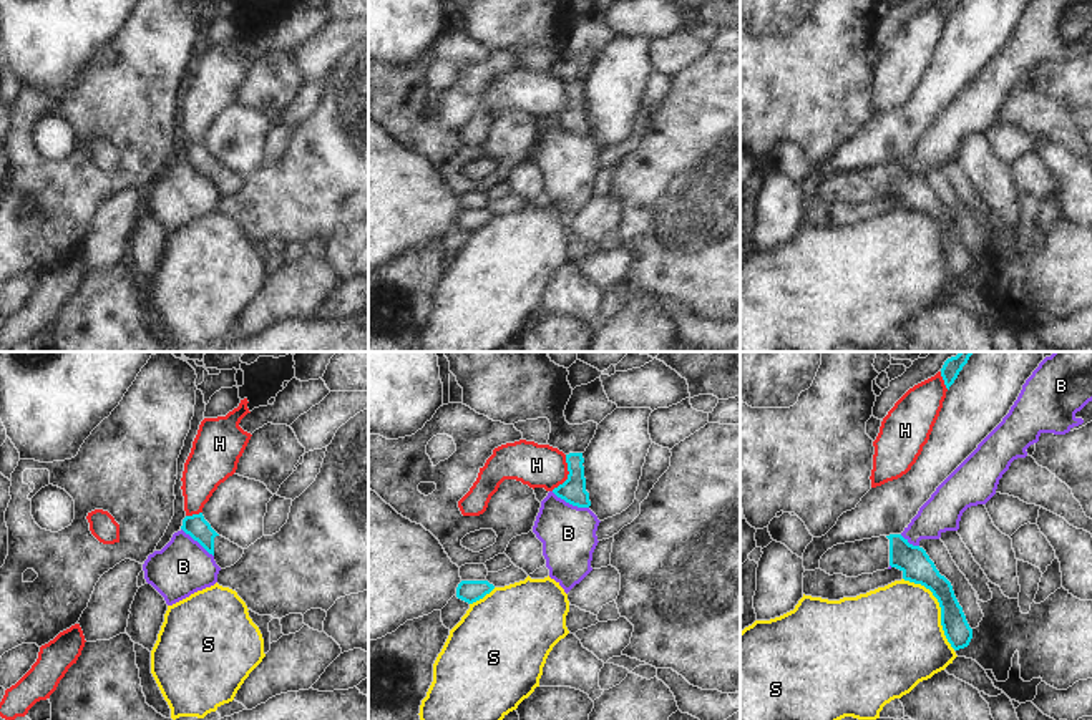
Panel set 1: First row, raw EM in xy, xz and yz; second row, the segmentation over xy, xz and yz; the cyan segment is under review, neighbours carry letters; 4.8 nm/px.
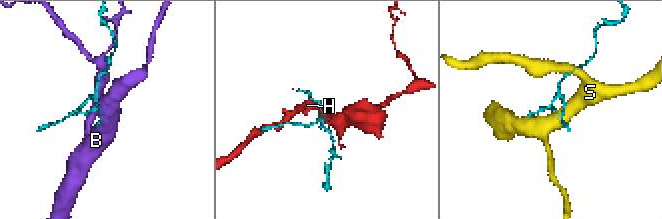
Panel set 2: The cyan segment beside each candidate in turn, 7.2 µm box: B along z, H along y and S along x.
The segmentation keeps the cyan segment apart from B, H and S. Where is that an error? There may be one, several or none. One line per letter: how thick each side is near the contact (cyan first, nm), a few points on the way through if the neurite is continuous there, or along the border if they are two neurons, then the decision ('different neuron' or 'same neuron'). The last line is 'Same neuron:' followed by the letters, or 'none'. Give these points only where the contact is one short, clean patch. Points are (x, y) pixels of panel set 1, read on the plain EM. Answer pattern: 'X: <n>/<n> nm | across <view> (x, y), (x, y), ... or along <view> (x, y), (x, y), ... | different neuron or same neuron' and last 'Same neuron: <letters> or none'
B: 120/280 nm | different neuron
H: 120/200 nm | different neuron
S: 150/440 nm | different neuron
Same neuron: none

